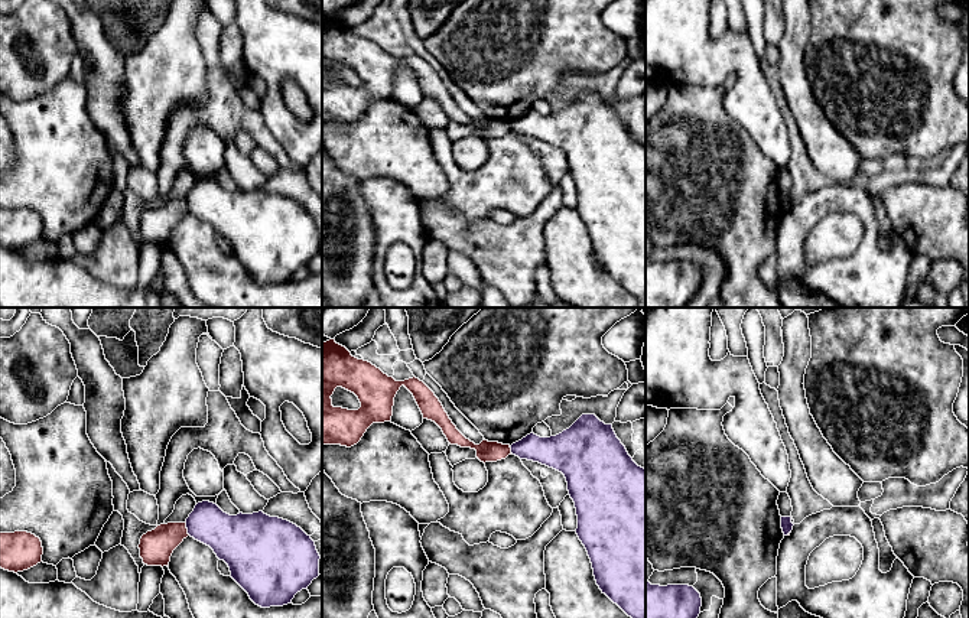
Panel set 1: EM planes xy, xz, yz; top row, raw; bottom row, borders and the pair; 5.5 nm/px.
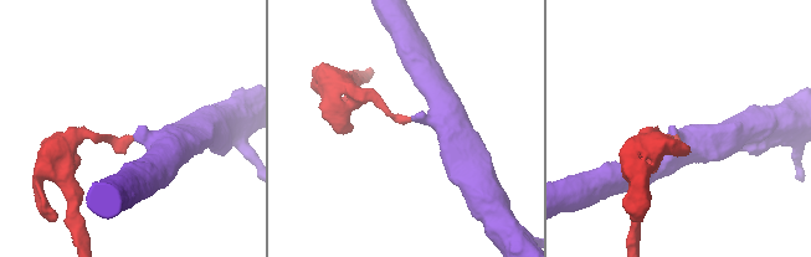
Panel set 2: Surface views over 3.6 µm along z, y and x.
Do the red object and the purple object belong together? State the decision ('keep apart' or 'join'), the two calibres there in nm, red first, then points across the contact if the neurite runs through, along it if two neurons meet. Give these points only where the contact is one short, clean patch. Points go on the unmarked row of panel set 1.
keep apart | 190/240 nm | along xy (185, 198), (189, 211)

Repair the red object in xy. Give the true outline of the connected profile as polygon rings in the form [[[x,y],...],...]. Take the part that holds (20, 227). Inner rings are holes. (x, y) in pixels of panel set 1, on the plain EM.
[[[27,208],[0,209],[0,244],[23,248],[42,238],[43,224],[39,214]]]

